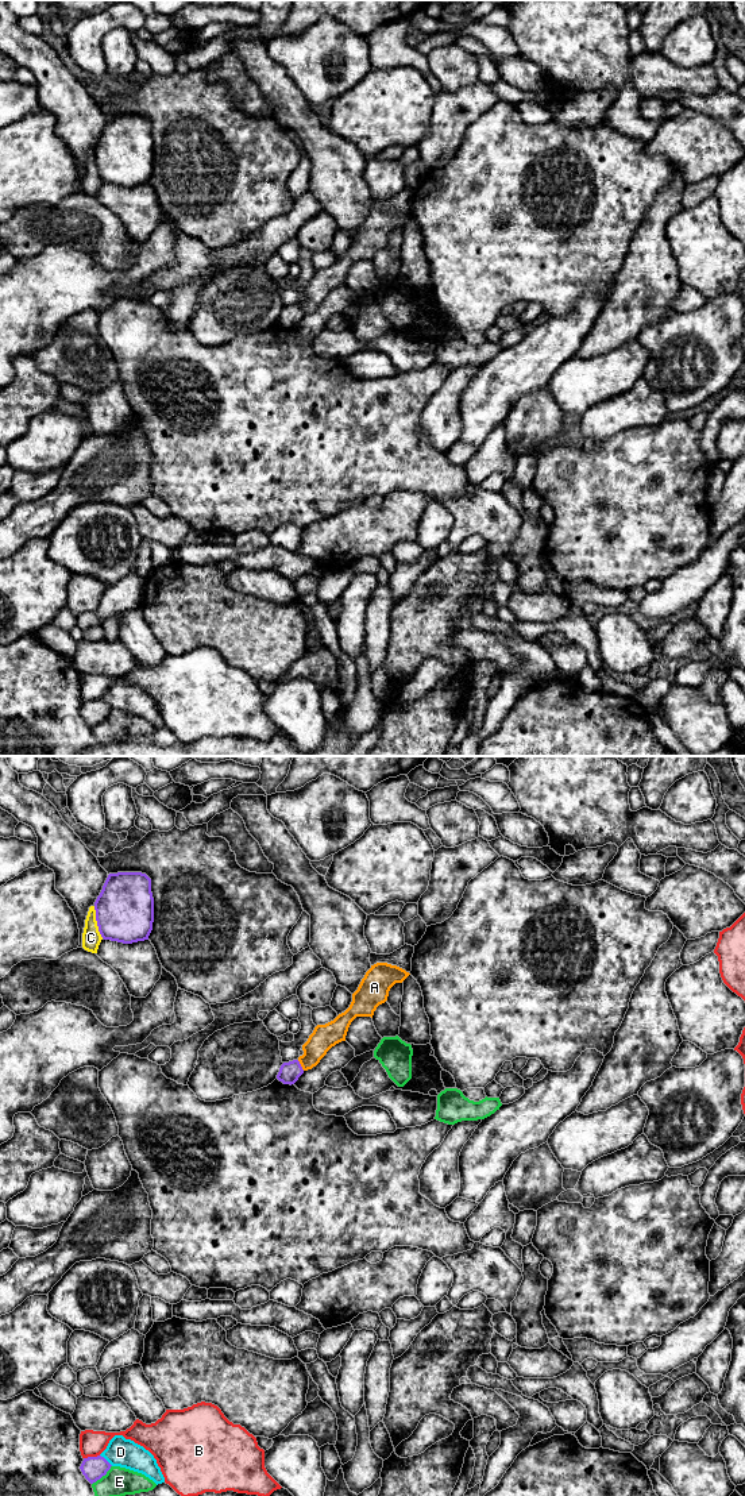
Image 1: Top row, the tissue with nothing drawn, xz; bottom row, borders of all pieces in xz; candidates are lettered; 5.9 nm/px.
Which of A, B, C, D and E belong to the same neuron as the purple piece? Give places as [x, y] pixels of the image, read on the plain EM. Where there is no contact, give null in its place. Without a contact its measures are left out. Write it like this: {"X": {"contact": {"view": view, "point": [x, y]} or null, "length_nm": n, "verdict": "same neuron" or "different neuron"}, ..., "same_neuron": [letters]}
{"A": {"contact": {"view": "xz", "point": [300, 309]}, "length_nm": 80, "verdict": "different neuron"}, "B": {"contact": {"view": "xz", "point": [91, 701]}, "length_nm": 100, "verdict": "different neuron"}, "C": {"contact": {"view": "xz", "point": [97, 166]}, "length_nm": 200, "verdict": "different neuron"}, "D": {"contact": {"view": "xz", "point": [105, 704]}, "length_nm": 100, "verdict": "different neuron"}, "E": {"contact": {"view": "xz", "point": [103, 718]}, "length_nm": 170, "verdict": "different neuron"}, "same_neuron": []}

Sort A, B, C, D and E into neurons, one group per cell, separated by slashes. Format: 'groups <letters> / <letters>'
groups A E / B / C / D

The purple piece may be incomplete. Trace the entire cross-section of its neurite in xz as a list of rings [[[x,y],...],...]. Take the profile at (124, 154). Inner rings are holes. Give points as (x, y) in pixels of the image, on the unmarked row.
[[[142,116],[109,117],[94,154],[104,184],[123,188],[148,184],[154,166],[151,123]]]

